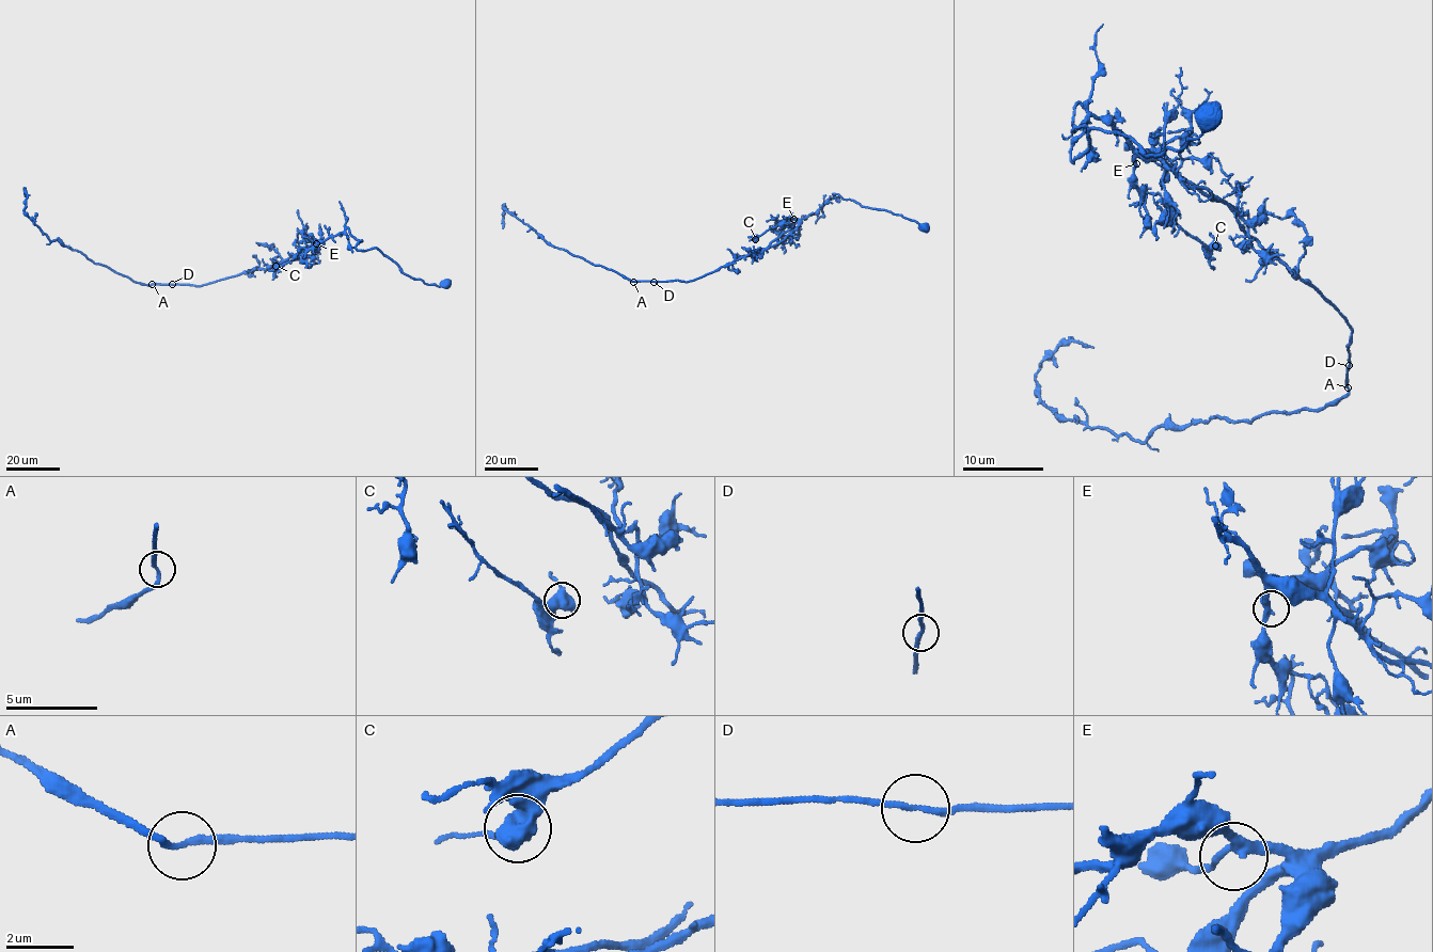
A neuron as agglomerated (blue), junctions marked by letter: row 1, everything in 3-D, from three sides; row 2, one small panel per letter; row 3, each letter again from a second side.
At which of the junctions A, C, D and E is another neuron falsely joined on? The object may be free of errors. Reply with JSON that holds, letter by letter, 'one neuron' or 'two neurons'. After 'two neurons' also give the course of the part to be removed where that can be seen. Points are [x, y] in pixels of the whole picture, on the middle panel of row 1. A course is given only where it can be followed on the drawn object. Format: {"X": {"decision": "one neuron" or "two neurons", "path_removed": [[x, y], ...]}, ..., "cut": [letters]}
{"A": {"decision": "one neuron"}, "C": {"decision": "two neurons", "path_removed": [[756, 239], [784, 218]]}, "D": {"decision": "one neuron"}, "E": {"decision": "one neuron"}, "cut": ["C"]}

